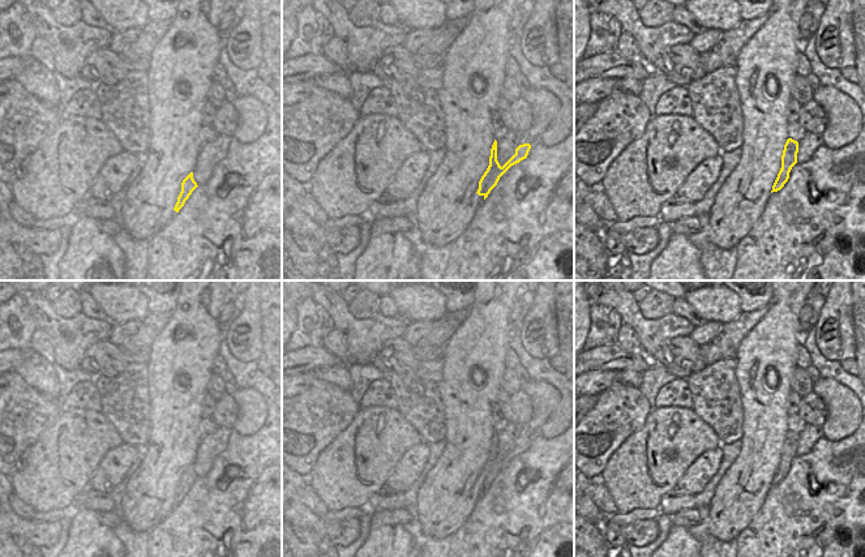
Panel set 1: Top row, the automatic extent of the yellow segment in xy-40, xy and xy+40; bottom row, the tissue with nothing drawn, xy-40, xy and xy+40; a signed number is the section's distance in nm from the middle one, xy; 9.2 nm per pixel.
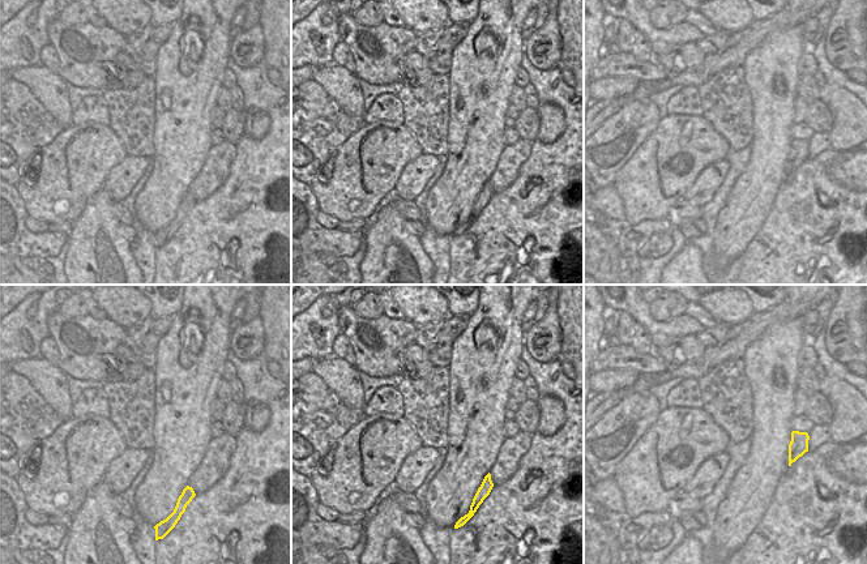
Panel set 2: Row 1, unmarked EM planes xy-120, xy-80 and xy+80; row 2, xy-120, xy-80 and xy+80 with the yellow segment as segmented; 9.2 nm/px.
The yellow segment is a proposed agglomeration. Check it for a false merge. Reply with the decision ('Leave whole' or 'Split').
Leave whole.

